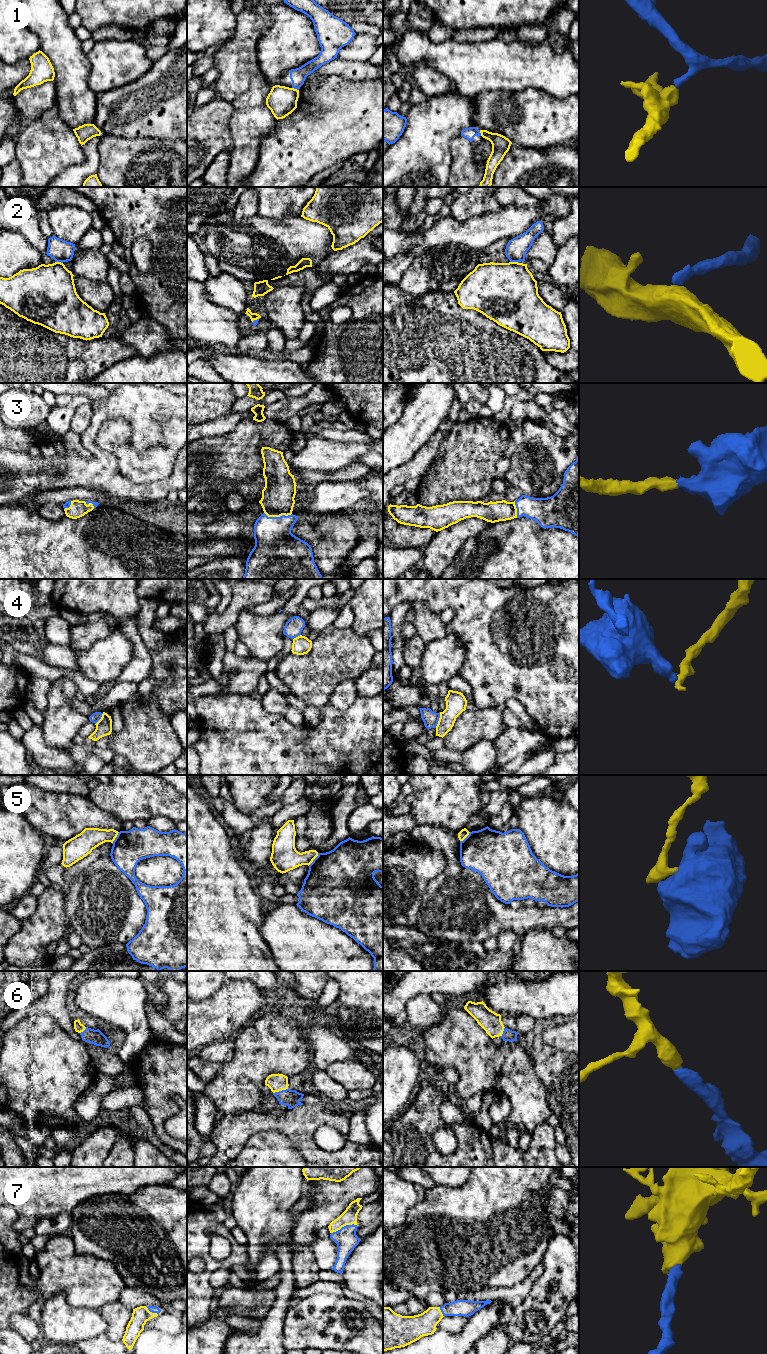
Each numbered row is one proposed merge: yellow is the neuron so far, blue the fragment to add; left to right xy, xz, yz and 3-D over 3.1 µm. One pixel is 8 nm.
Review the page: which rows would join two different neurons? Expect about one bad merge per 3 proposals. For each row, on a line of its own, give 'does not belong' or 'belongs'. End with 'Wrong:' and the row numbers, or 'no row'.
1: does not belong
2: does not belong
3: belongs
4: does not belong
5: does not belong
6: belongs
7: belongs
Wrong: 1, 2, 4, 5

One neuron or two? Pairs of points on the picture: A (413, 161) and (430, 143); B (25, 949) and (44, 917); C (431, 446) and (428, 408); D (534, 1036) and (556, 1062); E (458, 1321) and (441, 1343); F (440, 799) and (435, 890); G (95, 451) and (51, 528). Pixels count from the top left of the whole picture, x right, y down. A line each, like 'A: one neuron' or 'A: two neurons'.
A: one neuron
B: one neuron
C: two neurons
D: one neuron
E: two neurons
F: two neurons
G: two neurons

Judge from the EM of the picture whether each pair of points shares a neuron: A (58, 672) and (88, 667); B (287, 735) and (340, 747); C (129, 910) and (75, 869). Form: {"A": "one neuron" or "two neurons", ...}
{"A": "two neurons", "B": "one neuron", "C": "two neurons"}

